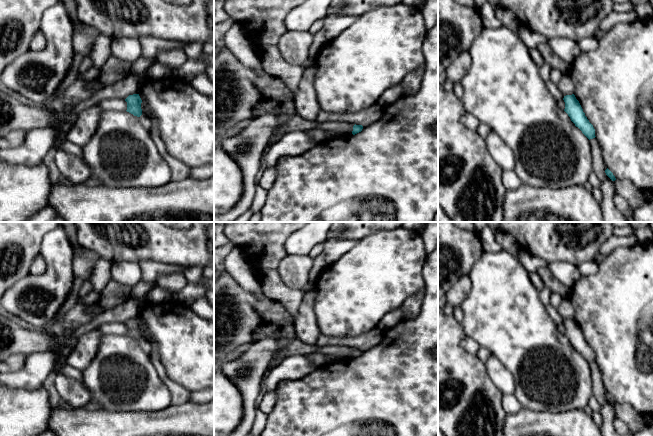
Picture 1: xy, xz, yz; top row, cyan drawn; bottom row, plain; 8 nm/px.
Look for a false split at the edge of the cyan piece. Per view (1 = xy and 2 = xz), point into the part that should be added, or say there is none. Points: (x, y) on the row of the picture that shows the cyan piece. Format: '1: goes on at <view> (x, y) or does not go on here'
1: goes on at xy (179, 171)
2: goes on at xz (369, 115)

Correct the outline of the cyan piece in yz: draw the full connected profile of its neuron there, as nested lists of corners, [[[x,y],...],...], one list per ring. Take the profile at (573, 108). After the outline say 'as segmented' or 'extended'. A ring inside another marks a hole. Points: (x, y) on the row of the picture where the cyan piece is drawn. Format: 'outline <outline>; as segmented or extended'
outline [[[551,80],[546,83],[546,87],[556,101],[563,100],[565,102],[564,111],[568,114],[575,126],[578,127],[589,140],[595,138],[595,129],[585,116],[575,95],[564,96],[558,86]]]; extended

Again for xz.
outline [[[377,102],[363,110],[349,113],[331,113],[320,110],[317,121],[320,123],[329,121],[347,121],[353,123],[352,134],[355,135],[362,131],[364,126],[371,125],[380,119],[384,112],[384,106],[379,105]]]; extended

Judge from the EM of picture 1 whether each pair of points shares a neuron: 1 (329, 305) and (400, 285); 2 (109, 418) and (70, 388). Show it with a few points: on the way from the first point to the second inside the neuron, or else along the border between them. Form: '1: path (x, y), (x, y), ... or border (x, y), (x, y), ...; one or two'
1: path (347, 301), (364, 285), (382, 285); one
2: border (67, 405), (82, 408); two

